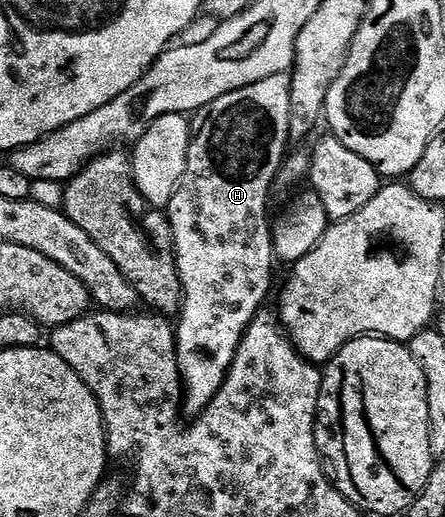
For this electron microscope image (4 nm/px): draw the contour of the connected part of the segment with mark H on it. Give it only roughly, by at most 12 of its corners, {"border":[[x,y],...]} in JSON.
{"border":[[289,74],[193,116],[168,208],[187,416],[267,306]]}

